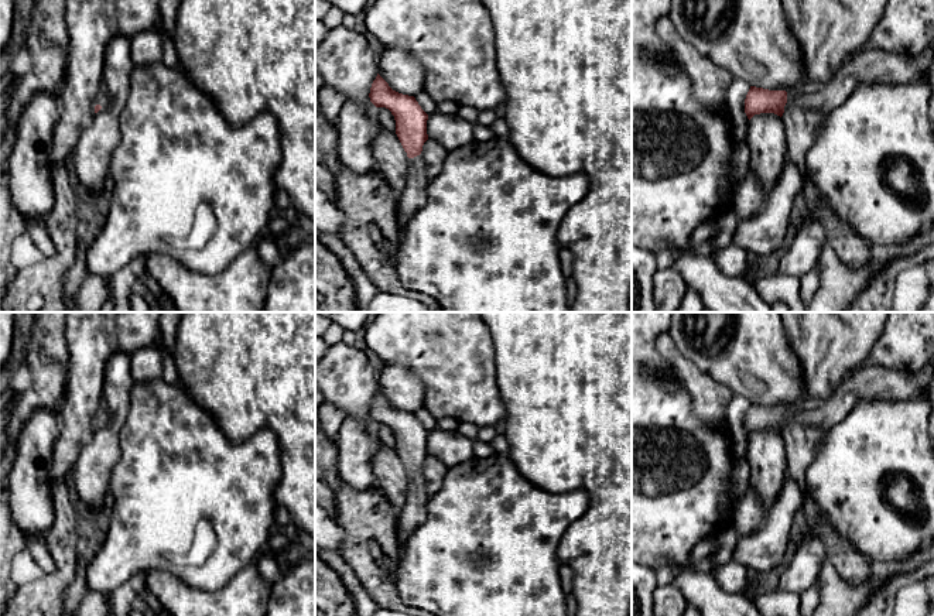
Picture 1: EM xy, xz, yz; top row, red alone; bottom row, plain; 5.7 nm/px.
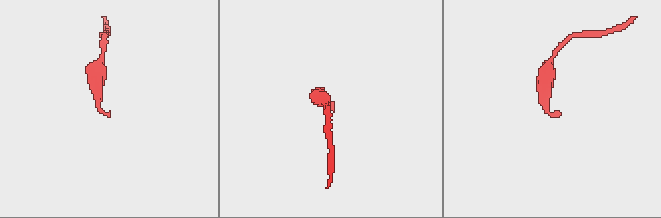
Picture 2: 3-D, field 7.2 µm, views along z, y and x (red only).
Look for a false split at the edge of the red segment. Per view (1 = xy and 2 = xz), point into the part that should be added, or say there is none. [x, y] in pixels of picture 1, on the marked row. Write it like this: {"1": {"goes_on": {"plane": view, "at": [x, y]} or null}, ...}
{"1": {"goes_on": {"plane": "xy", "at": [102, 98]}}, "2": {"goes_on": {"plane": "xz", "at": [413, 197]}}}

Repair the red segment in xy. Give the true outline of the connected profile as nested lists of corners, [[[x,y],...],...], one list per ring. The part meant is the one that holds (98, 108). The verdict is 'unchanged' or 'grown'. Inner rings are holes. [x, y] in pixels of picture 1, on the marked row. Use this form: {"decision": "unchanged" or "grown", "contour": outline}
{"decision": "grown", "contour": [[[102,85],[102,88],[97,90],[97,95],[93,99],[93,106],[92,106],[92,112],[97,113],[99,110],[102,110],[106,105],[109,103],[109,92],[107,88],[105,85]]]}

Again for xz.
{"decision": "grown", "contour": [[[379,73],[372,83],[369,97],[376,107],[386,107],[394,116],[396,134],[410,161],[407,184],[398,199],[398,219],[403,226],[425,205],[428,198],[427,188],[431,178],[425,174],[425,164],[421,157],[422,146],[428,140],[428,114],[414,96],[393,90]]]}

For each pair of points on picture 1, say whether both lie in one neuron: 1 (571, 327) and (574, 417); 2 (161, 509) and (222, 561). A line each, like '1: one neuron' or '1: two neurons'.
1: one neuron
2: one neuron

